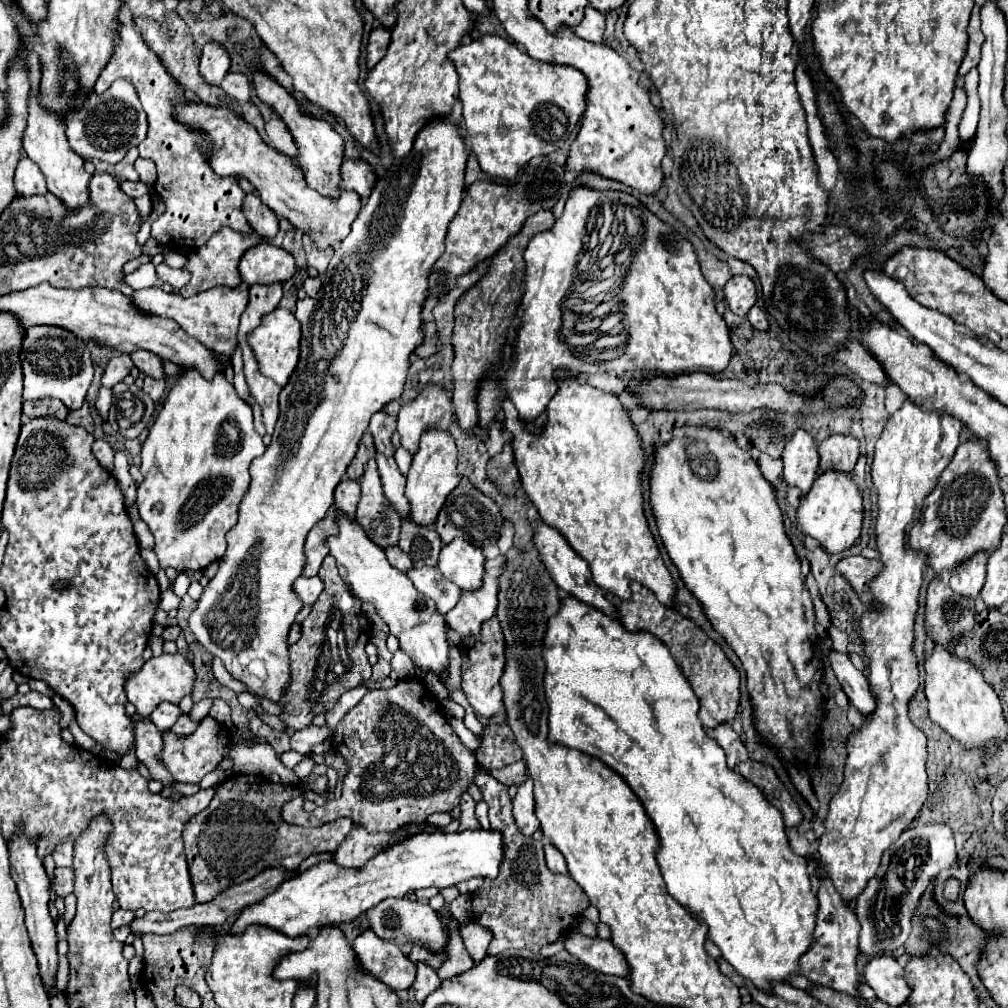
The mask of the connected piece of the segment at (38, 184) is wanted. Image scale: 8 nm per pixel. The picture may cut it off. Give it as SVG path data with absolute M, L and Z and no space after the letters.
M22 153L18 165L16 165L16 175L14 175L14 187L16 193L20 197L28 197L28 195L44 195L46 183L44 183L44 175L40 175L40 169Z

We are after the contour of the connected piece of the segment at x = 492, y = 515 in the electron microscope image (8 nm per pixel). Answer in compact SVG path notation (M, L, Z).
M462 477L460 485L448 495L444 507L438 513L438 519L434 523L434 529L438 531L442 543L450 543L454 537L464 537L464 539L472 539L472 533L468 533L468 529L464 527L456 527L452 523L452 519L472 519L472 523L476 523L476 545L484 547L484 545L494 545L500 537L500 529L502 529L502 515L498 505L486 497L482 491L478 491L466 477Z

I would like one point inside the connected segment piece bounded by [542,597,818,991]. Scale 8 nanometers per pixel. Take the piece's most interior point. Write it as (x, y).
(723, 853)

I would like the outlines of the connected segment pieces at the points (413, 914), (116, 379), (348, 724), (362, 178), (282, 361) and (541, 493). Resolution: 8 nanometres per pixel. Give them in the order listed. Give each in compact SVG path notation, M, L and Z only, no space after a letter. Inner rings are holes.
M406 897L402 899L386 899L384 903L372 907L368 913L368 923L370 929L386 941L420 941L424 947L428 947L430 951L444 951L446 949L446 931L442 921L438 919L438 913L430 907L430 905L422 905L418 901L410 901ZM386 917L394 917L396 921L388 921Z
M122 353L122 355L114 355L110 357L108 365L106 365L106 371L102 375L102 385L104 387L114 387L116 383L120 383L126 375L130 375L130 369L132 369L132 359Z
M420 677L402 679L388 689L368 691L362 701L352 707L336 725L332 745L340 755L346 757L350 765L350 771L342 781L340 797L328 801L322 807L316 807L316 811L312 813L304 811L304 797L296 797L282 805L282 819L286 823L300 827L318 827L338 817L350 817L354 823L360 823L370 831L396 831L398 827L404 827L408 823L422 823L426 815L438 811L450 813L454 807L458 807L460 795L474 783L476 769L480 767L476 753L462 745L440 703L424 687Z
M344 159L344 163L342 163L342 189L356 191L362 203L368 201L376 179L378 177L376 177L374 169L366 161Z
M282 307L268 313L264 317L264 323L260 323L260 327L256 327L256 331L252 331L252 335L248 337L248 343L258 359L260 371L266 377L274 379L280 387L284 387L288 383L292 371L296 369L296 363L300 357L300 321L294 317L294 313L290 313L288 309L282 309Z
M556 369L556 371L554 371L554 379L556 379L556 383L558 383L558 391L556 391L556 395L550 399L550 403L548 403L548 407L546 407L546 421L544 421L544 425L542 425L540 435L536 435L536 433L532 433L532 431L526 431L526 427L524 427L526 423L518 417L516 407L514 407L508 399L504 399L504 403L502 403L504 429L508 429L508 431L512 433L514 459L516 459L516 467L518 467L518 473L520 473L520 481L522 481L524 493L528 495L528 499L530 499L530 501L534 503L534 507L538 509L542 521L548 523L550 527L558 529L558 531L564 535L564 539L572 545L572 549L574 549L582 559L588 561L590 571L592 571L592 577L594 577L594 583L596 583L598 587L602 587L602 589L614 593L614 595L620 597L620 599L630 599L630 587L628 587L628 583L630 583L630 581L638 581L638 583L642 583L644 587L652 589L652 591L658 595L660 603L674 607L674 593L676 593L676 587L674 587L674 581L672 581L672 577L670 577L670 573L668 573L668 569L666 569L666 565L664 565L664 561L662 561L662 557L660 557L658 545L656 545L656 541L654 541L654 535L652 535L652 531L650 531L650 527L648 527L648 521L646 521L646 515L644 515L644 499L642 499L642 493L644 493L644 491L642 491L640 473L644 471L646 457L644 457L644 451L642 451L640 435L638 435L634 423L630 421L628 409L622 407L622 403L620 403L620 399L618 399L616 395L604 393L604 391L600 391L600 389L588 385L588 383L578 383L578 381L576 381L576 375L570 373L570 371Z

